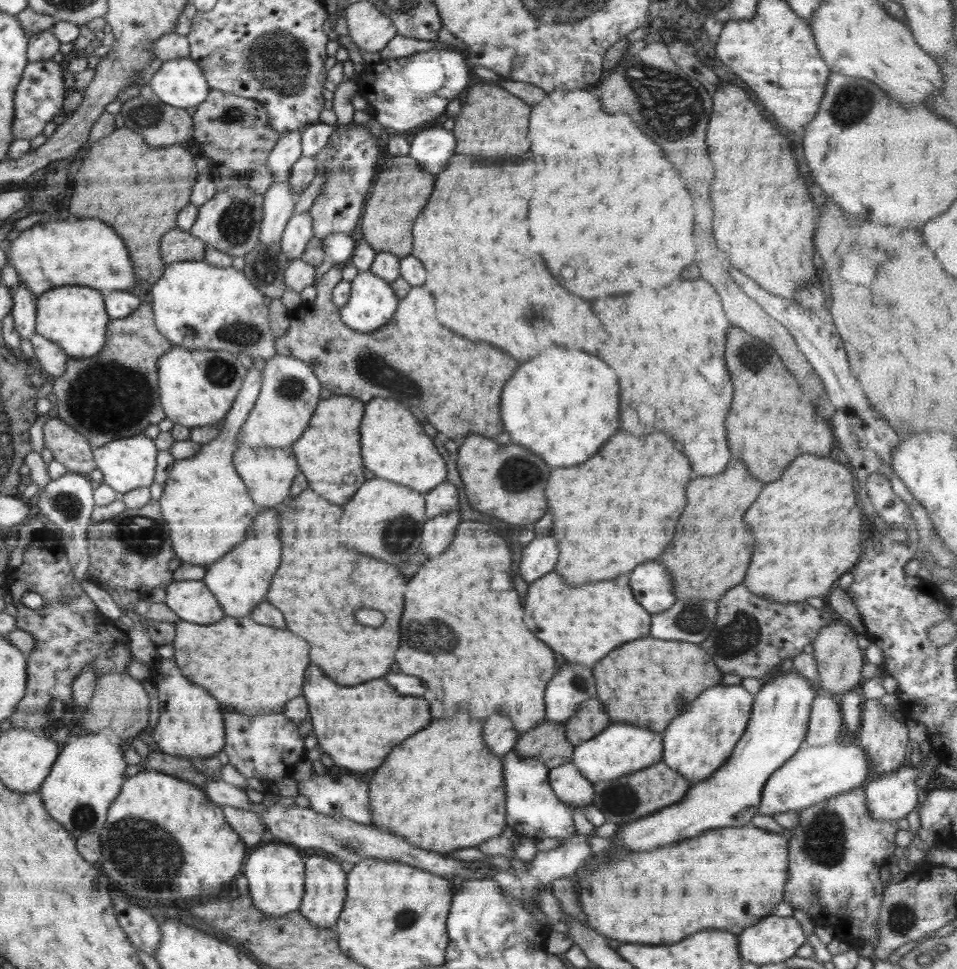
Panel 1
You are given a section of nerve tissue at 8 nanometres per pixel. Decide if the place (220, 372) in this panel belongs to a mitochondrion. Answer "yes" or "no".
yes

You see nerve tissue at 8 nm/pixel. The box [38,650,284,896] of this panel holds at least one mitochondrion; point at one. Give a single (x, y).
(83, 816)

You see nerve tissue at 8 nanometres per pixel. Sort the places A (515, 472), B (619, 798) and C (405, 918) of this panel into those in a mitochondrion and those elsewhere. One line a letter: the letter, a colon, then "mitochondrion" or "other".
A: mitochondrion
B: mitochondrion
C: mitochondrion

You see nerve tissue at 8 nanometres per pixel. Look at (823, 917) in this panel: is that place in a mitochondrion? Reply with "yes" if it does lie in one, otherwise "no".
no

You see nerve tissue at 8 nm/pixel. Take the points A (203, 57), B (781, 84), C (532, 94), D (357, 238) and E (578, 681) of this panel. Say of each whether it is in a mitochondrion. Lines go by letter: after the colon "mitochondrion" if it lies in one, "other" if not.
A: other
B: other
C: other
D: other
E: mitochondrion

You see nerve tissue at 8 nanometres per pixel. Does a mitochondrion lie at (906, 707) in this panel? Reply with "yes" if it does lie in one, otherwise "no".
no

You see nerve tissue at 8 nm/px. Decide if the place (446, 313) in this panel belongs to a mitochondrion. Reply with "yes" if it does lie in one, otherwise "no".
no

